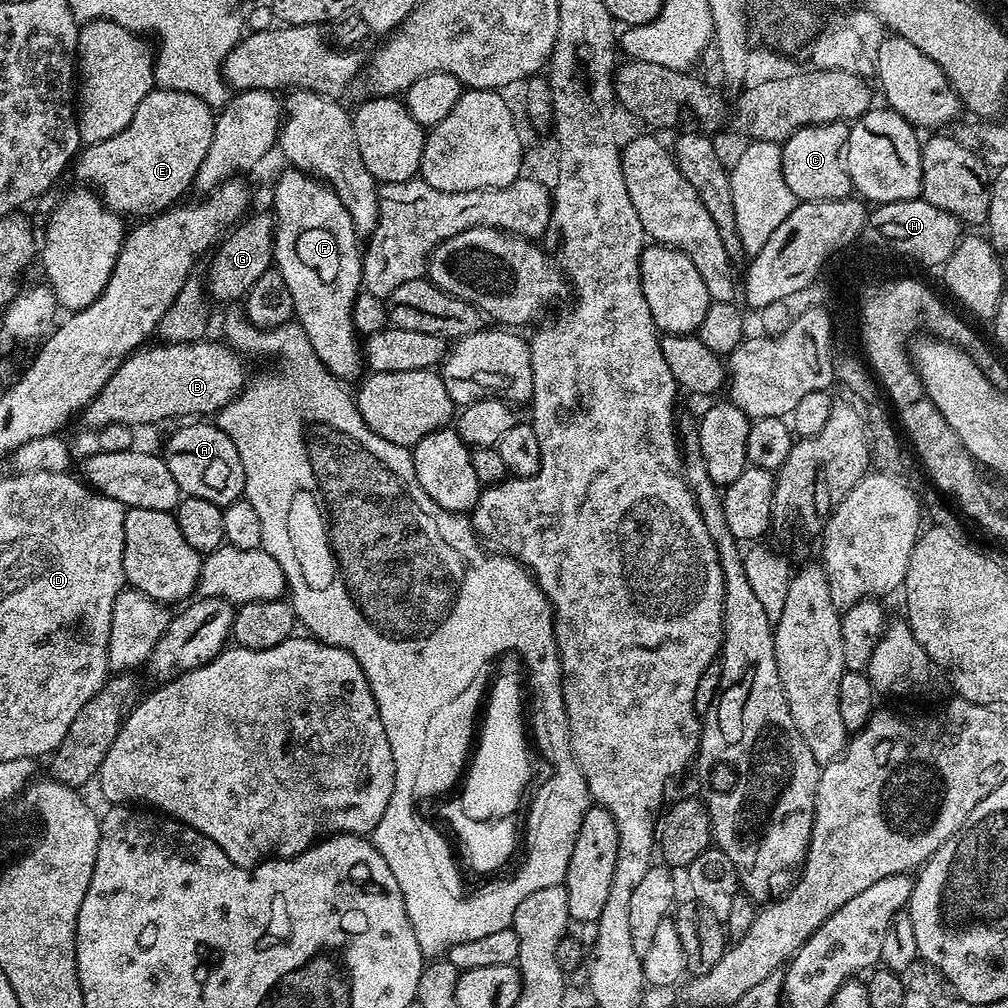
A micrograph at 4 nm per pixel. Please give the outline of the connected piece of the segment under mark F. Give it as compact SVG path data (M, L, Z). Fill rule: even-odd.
M299 168L287 171L277 178L270 205L276 221L274 268L290 290L295 323L304 331L314 354L331 376L348 382L362 369L362 344L352 321L352 307L364 282L362 244L346 206L327 182Z

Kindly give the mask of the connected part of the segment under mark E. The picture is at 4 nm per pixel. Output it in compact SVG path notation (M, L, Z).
M156 86L153 87L152 91L146 94L146 98L142 98L142 102L138 102L138 110L134 110L134 118L130 118L130 126L126 126L126 130L122 130L122 134L114 134L114 138L106 138L106 142L98 142L97 144L87 145L83 149L86 154L118 154L120 160L118 164L122 162L126 168L126 172L134 172L132 178L138 178L142 184L138 184L138 188L132 192L132 194L122 194L122 196L114 196L114 207L112 207L113 212L120 213L121 217L129 218L128 216L140 216L136 218L151 218L156 215L157 212L166 212L169 208L173 207L177 202L183 201L185 199L184 191L187 188L191 189L196 183L196 175L198 170L202 166L202 158L206 154L206 150L210 150L210 142L214 138L214 126L216 125L217 113L212 112L212 108L203 100L200 96L195 96L195 91L192 90L181 90L176 86Z

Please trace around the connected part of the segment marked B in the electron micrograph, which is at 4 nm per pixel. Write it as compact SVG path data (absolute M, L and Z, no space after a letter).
M208 338L196 340L188 344L167 344L156 342L153 348L145 347L137 350L114 370L114 374L102 386L102 390L82 413L82 420L99 430L111 423L122 423L131 426L138 424L158 424L162 420L172 420L175 416L184 418L208 418L211 414L219 413L235 396L239 396L246 387L244 378L244 364L241 353L235 348L229 348L227 343L211 344Z

